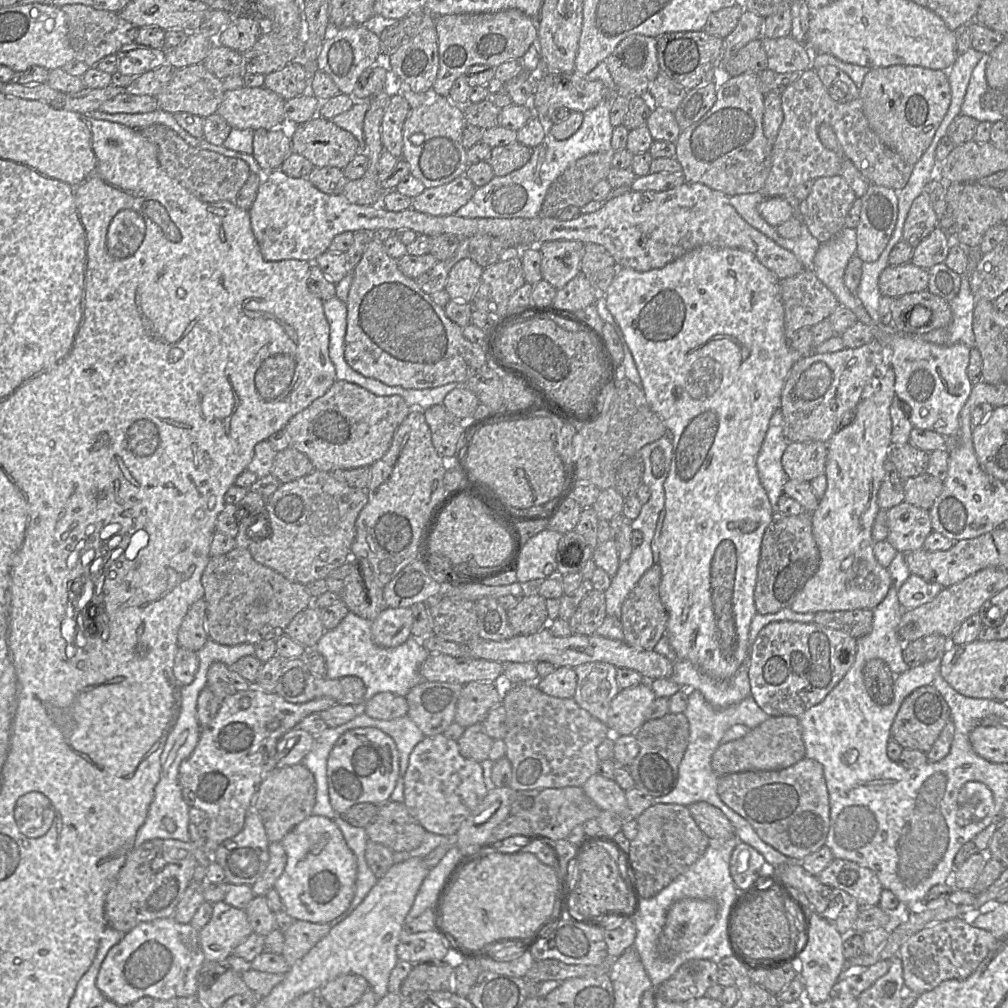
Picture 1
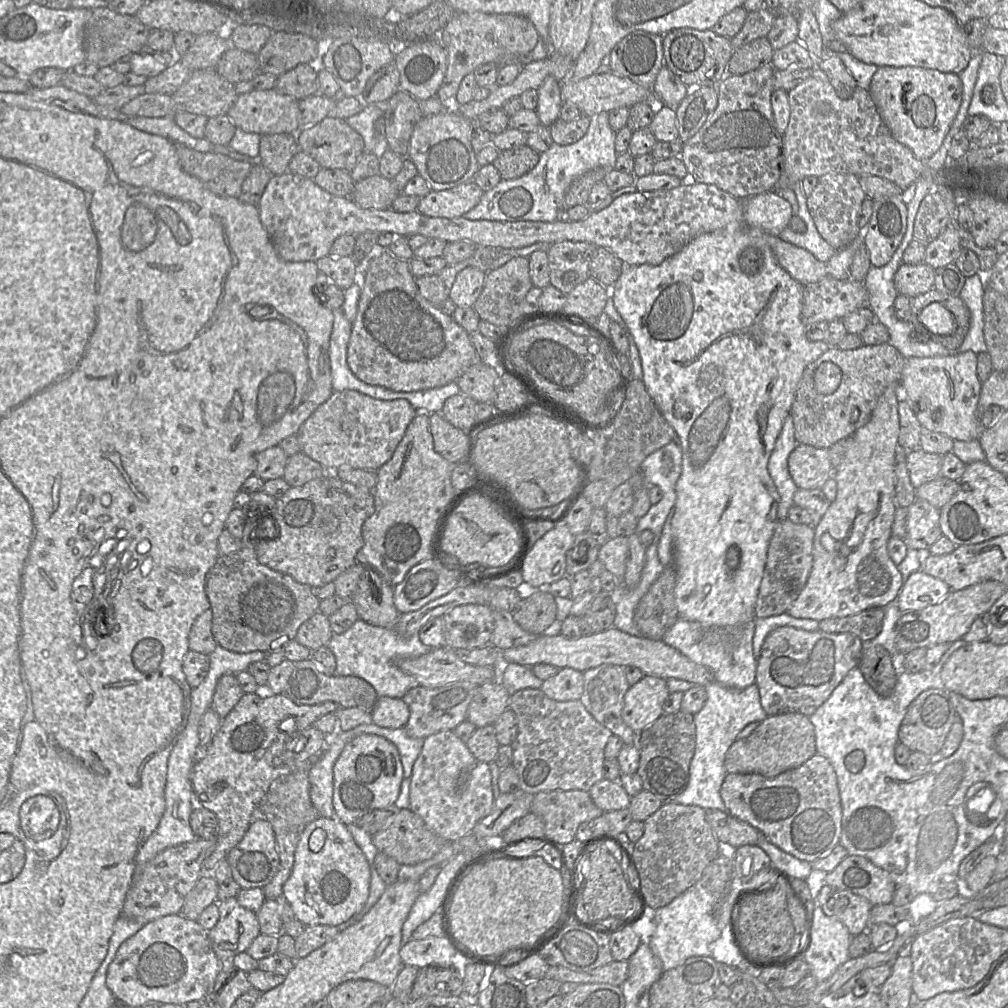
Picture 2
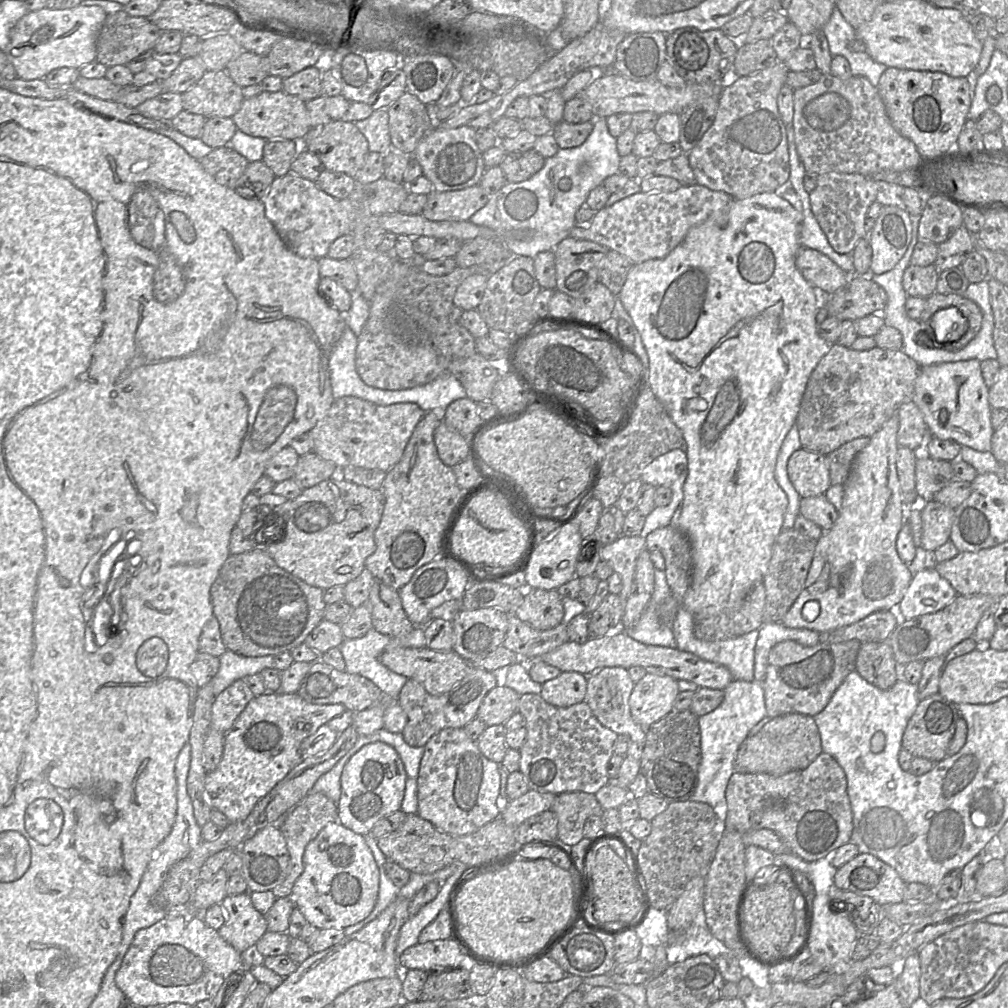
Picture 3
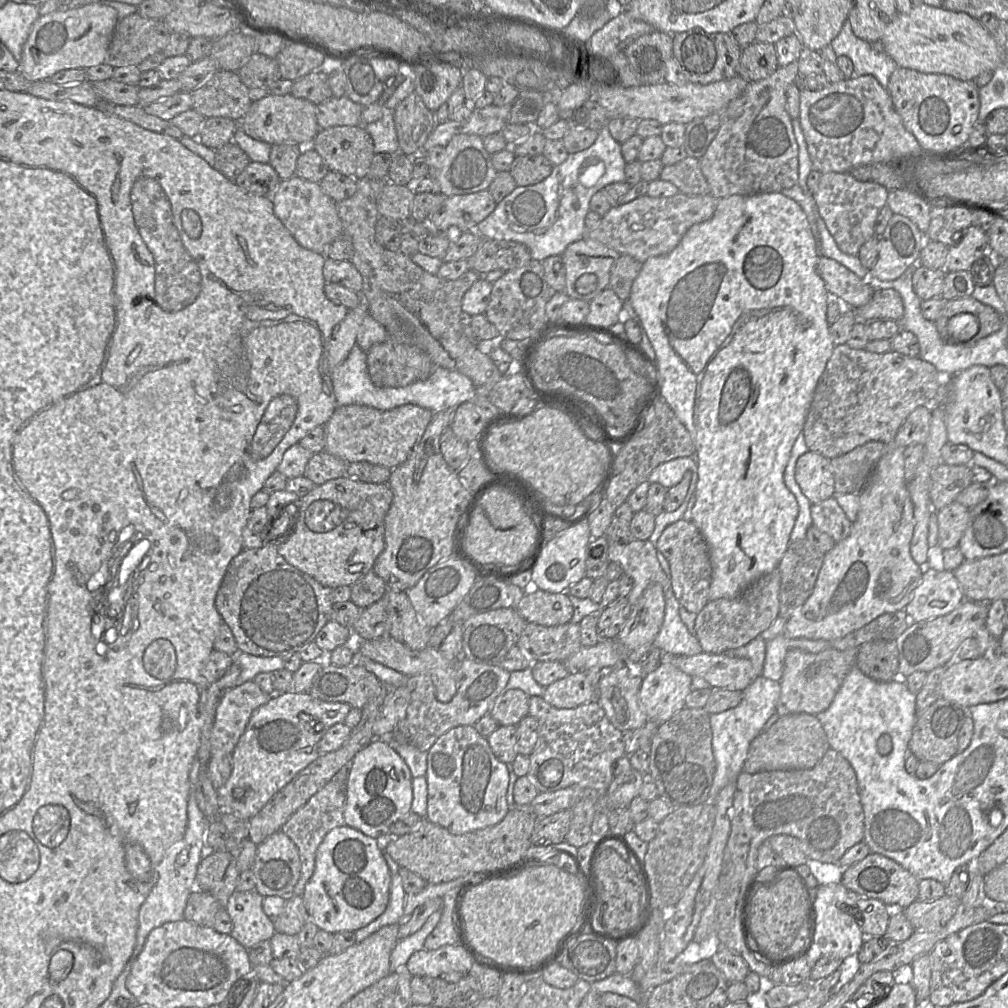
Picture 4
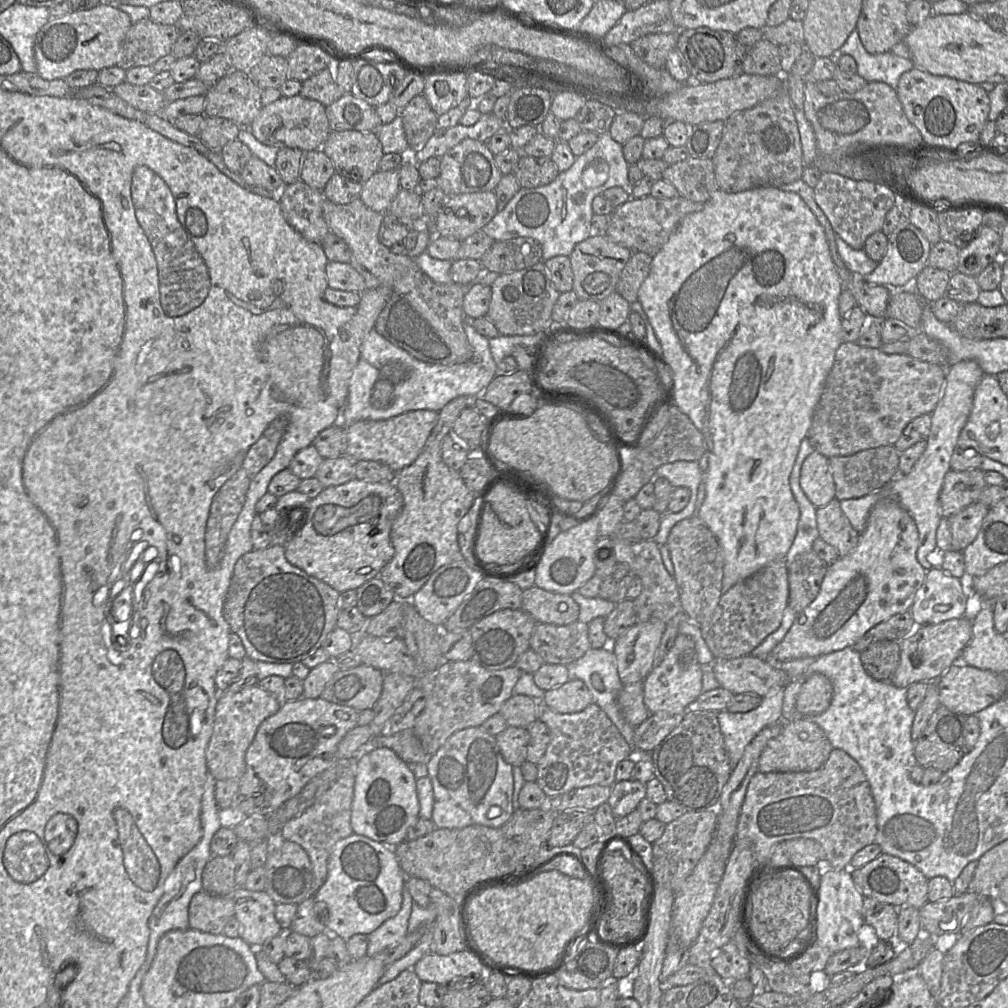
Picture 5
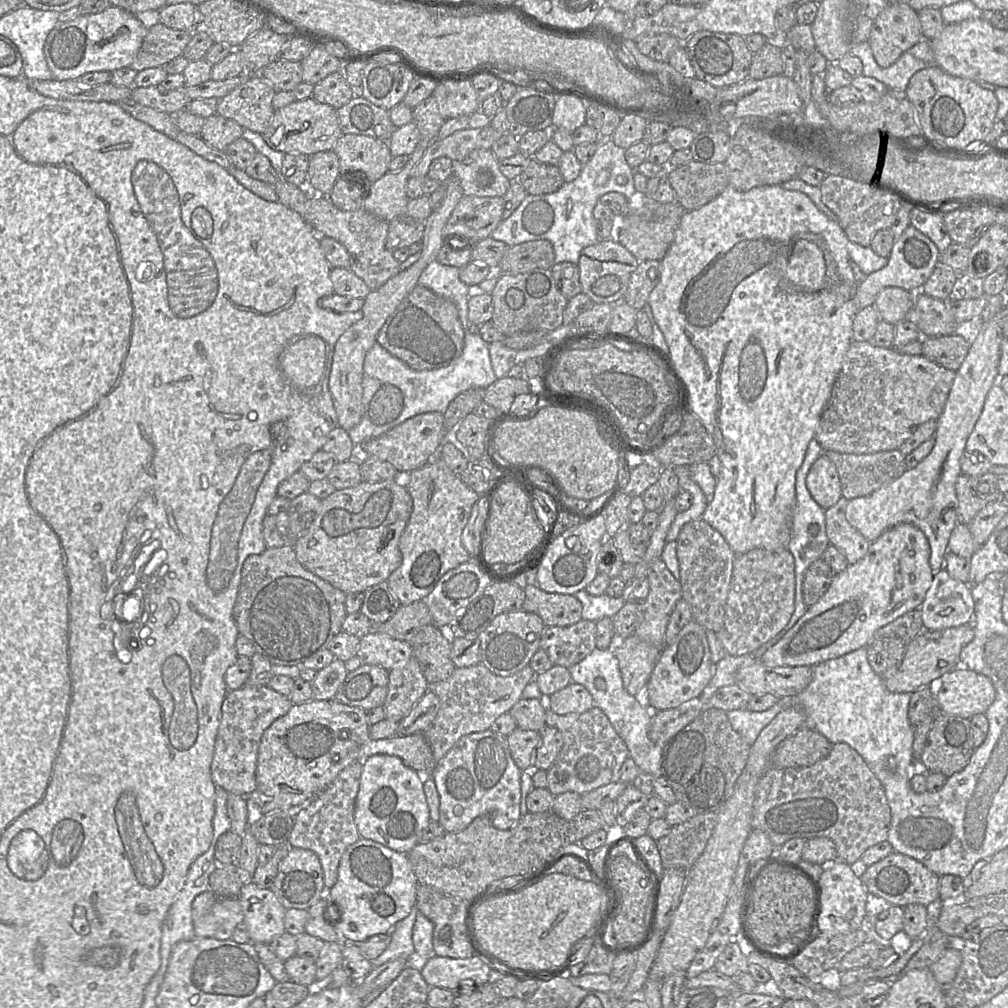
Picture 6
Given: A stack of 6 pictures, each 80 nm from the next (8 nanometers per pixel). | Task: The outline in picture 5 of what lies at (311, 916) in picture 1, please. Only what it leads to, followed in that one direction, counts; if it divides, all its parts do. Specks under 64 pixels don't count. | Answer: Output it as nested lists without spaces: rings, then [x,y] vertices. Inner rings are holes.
[[[353,833],[338,841],[328,859],[328,873],[325,882],[316,891],[315,913],[331,934],[347,941],[354,934],[368,935],[385,920],[395,916],[402,903],[402,890],[406,875],[402,871],[392,848],[368,837]]]

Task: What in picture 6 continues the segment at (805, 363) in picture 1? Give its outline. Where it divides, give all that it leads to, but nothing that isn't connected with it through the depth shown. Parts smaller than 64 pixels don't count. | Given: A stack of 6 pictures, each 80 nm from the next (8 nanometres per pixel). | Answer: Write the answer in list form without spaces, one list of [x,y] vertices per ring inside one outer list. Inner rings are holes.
[[[852,341],[822,412],[814,439],[819,442],[823,451],[860,455],[898,450],[917,426],[928,420],[938,419],[943,412],[954,378],[954,371],[922,355],[901,354],[894,348],[886,349],[873,346],[869,342]]]

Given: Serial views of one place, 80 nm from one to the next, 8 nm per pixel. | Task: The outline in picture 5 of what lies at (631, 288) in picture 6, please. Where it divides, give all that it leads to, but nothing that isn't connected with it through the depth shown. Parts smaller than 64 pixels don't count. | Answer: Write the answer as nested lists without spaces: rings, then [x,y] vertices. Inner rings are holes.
[[[633,252],[624,266],[617,291],[629,303],[638,301],[638,291],[650,272],[652,256],[643,252]]]

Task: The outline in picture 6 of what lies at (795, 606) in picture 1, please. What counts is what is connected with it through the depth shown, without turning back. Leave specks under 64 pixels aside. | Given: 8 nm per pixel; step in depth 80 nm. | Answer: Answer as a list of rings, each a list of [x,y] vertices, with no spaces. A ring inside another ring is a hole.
[[[899,524],[886,530],[870,543],[867,554],[860,561],[848,565],[844,571],[834,575],[828,590],[819,601],[810,606],[797,623],[769,648],[759,661],[770,667],[812,667],[868,646],[878,629],[921,606],[934,577],[929,558],[928,540],[914,525]]]

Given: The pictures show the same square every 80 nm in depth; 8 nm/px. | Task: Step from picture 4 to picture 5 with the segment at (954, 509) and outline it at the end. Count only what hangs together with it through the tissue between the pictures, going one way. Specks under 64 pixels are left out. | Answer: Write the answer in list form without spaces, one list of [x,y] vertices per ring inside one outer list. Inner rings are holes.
[[[978,501],[947,518],[954,550],[963,551],[975,540],[988,511],[989,506]]]

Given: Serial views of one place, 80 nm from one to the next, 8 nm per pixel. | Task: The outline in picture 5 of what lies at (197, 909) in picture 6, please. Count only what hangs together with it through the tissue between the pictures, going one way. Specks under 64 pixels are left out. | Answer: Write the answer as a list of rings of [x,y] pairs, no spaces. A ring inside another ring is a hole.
[[[200,891],[189,904],[189,927],[212,934],[222,934],[224,926],[235,914],[235,903],[231,897],[221,897]]]

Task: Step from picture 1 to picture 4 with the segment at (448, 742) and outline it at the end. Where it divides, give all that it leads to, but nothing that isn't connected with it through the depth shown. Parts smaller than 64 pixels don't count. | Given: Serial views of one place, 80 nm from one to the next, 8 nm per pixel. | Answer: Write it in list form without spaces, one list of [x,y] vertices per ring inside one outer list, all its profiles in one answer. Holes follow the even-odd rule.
[[[473,726],[453,728],[438,738],[427,753],[425,777],[428,783],[426,819],[453,834],[464,834],[496,825],[505,818],[510,809],[507,801],[510,781],[508,767],[496,758],[487,738],[480,735]]]

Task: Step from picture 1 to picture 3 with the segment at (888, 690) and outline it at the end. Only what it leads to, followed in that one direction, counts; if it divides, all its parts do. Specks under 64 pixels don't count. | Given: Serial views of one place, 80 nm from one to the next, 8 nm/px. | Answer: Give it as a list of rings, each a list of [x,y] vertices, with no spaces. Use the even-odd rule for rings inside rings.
[[[889,642],[862,643],[855,671],[873,686],[881,690],[890,689],[897,681],[897,662]]]

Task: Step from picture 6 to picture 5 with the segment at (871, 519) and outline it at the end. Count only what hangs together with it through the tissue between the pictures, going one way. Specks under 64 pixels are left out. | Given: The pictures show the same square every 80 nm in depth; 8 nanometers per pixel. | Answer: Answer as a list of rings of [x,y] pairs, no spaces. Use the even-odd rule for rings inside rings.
[[[972,360],[960,361],[947,367],[943,393],[935,409],[930,414],[931,428],[926,439],[926,449],[916,461],[910,473],[897,476],[882,489],[864,497],[840,501],[842,511],[853,528],[859,533],[865,529],[870,511],[879,500],[888,498],[898,503],[910,514],[917,526],[919,547],[916,557],[926,571],[932,569],[927,556],[937,547],[936,532],[942,518],[939,497],[944,477],[951,469],[950,458],[957,448],[958,437],[969,417],[974,391],[984,375],[983,370]]]

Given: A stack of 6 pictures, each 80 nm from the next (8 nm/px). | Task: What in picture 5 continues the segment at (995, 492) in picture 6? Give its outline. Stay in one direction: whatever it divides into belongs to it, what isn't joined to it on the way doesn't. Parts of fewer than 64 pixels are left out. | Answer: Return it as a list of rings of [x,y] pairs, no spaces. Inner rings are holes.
[[[950,469],[944,477],[939,497],[941,516],[951,517],[967,506],[978,502],[987,486],[984,471],[980,469],[965,471]]]

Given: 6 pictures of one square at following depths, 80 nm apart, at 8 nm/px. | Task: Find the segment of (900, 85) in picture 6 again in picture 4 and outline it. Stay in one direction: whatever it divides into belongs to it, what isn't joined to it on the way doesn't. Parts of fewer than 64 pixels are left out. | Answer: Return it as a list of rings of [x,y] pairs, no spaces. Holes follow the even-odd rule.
[[[848,20],[840,33],[831,42],[837,57],[847,56],[851,59],[854,76],[872,75],[887,88],[890,76],[898,68],[895,61],[884,52],[881,41],[868,43],[858,38]]]

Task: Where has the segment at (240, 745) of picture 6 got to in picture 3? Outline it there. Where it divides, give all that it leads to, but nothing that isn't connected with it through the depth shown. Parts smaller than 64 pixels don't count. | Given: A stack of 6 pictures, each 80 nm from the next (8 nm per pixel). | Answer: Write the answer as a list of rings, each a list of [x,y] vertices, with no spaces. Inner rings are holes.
[[[236,680],[216,696],[211,710],[211,727],[227,733],[255,695],[245,681]]]

